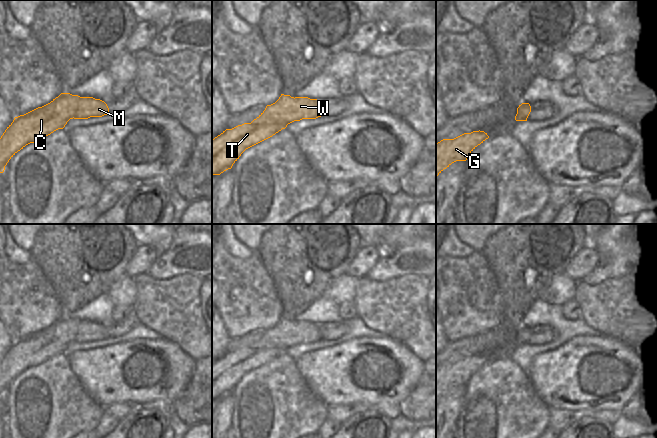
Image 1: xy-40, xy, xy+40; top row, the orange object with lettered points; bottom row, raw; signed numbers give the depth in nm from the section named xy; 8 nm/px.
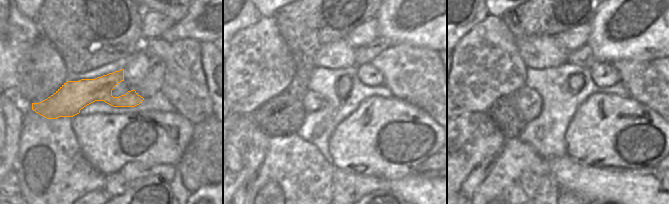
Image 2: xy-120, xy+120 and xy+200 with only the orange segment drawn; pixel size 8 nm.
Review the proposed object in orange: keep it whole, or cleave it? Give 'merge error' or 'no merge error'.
merge error

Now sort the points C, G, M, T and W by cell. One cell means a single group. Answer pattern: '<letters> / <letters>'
C G T / M W

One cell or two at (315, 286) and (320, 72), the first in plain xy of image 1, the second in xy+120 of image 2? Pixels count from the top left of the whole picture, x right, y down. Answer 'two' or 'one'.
two

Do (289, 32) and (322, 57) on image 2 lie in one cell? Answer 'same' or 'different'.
different

